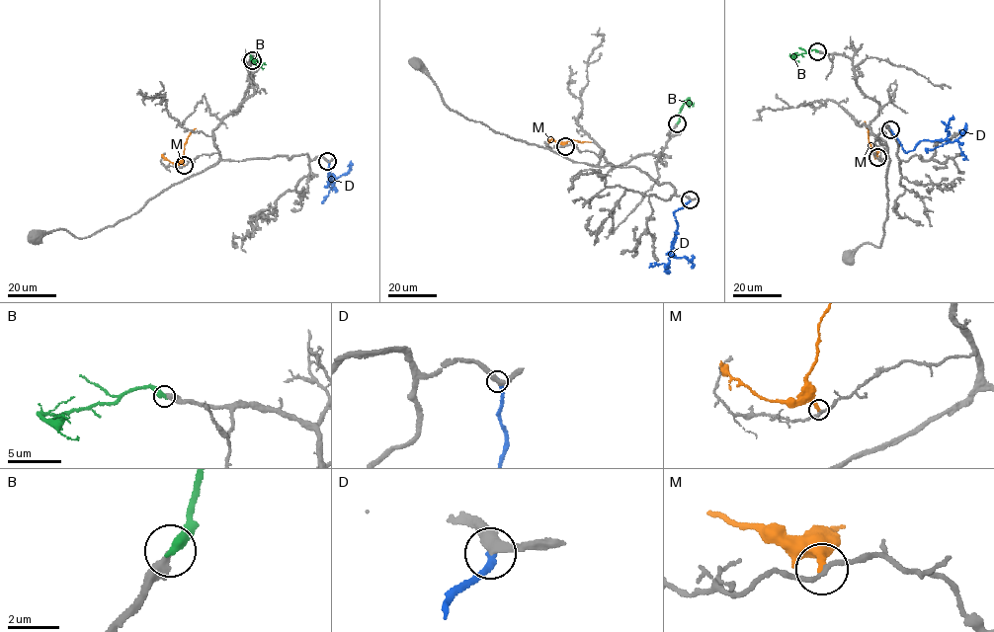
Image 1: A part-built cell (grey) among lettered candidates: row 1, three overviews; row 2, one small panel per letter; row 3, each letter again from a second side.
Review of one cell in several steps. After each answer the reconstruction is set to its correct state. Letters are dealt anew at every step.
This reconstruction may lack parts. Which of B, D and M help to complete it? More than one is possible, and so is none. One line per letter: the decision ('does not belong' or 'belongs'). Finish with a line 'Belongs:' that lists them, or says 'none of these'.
B: does not belong
D: does not belong
M: does not belong
Belongs: none of these

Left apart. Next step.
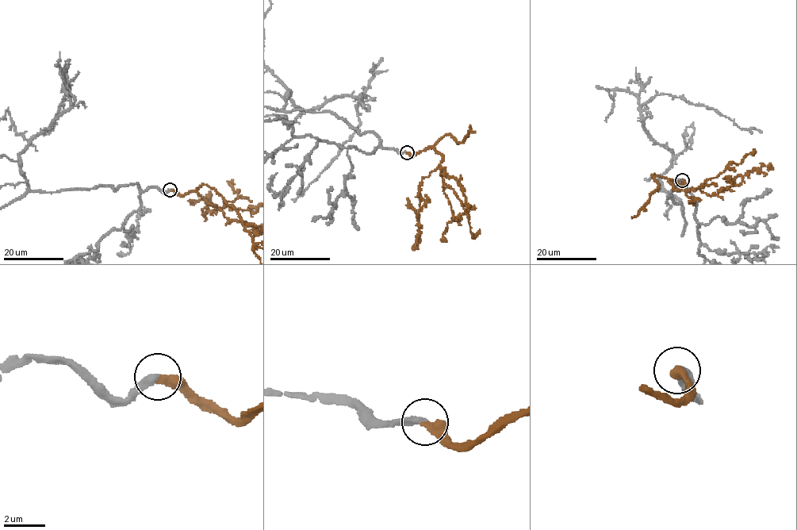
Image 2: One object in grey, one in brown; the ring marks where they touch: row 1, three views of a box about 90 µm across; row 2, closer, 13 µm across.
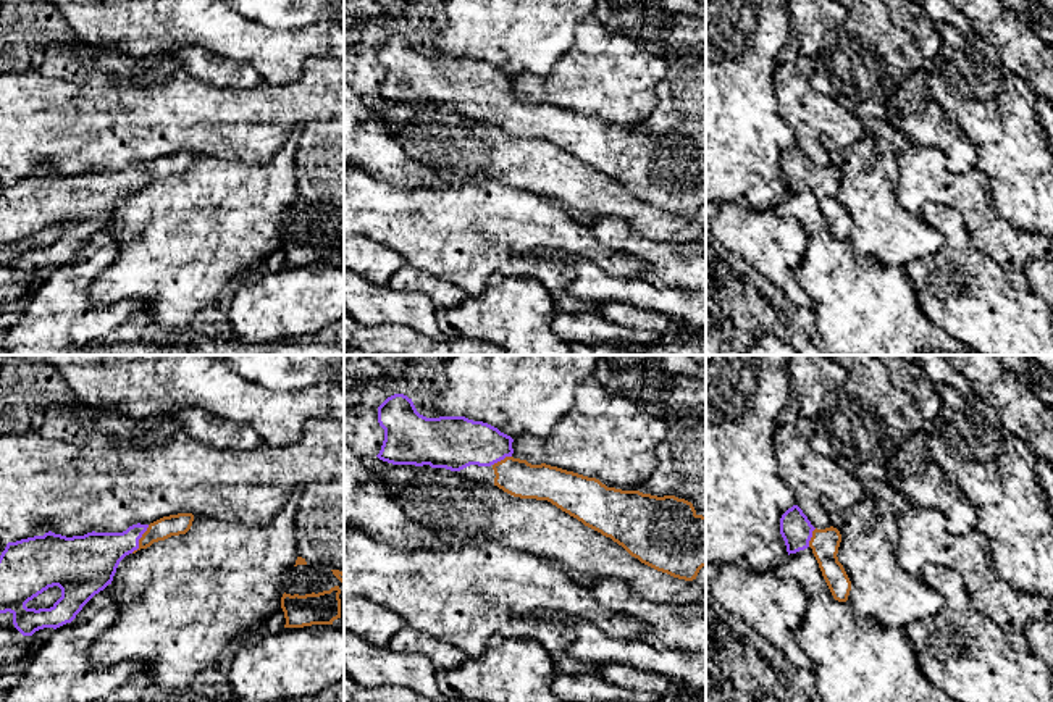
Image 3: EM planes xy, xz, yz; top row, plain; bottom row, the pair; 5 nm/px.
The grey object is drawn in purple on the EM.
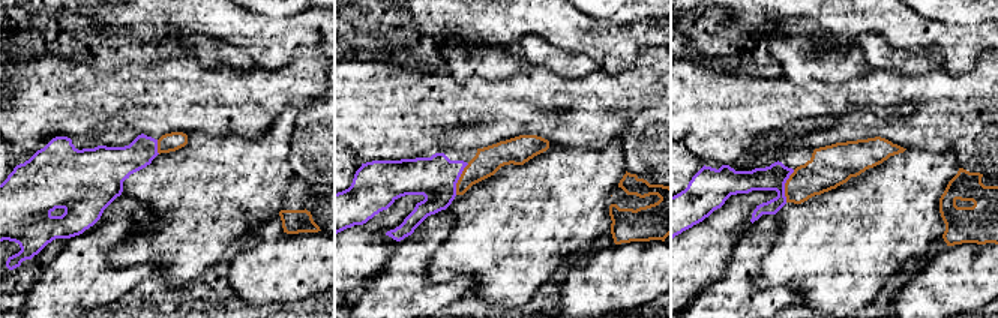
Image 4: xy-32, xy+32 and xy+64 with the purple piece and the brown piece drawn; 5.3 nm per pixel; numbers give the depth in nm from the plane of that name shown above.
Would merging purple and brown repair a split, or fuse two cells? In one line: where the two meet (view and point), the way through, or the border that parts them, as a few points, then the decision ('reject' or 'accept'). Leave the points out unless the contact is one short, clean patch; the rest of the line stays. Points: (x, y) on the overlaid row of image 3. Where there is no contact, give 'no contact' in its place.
meets purple in xy at (139, 538); runs through xy (94, 557), (110, 547), (139, 538), (173, 525); accept

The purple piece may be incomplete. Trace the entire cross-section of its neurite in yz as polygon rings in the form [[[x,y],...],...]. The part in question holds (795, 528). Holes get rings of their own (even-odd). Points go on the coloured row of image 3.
[[[793,505],[780,518],[780,534],[785,541],[788,555],[808,547],[812,549],[833,599],[846,602],[851,581],[837,557],[841,542],[840,531],[833,526],[825,529],[814,528],[803,510]]]

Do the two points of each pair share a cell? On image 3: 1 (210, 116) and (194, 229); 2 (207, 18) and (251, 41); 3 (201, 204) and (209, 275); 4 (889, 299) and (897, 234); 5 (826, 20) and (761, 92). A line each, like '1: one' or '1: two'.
1: two
2: one
3: one
4: two
5: two

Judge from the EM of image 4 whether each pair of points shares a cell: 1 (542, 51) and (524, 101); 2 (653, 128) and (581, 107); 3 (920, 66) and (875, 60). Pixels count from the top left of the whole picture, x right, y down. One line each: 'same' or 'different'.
1: different
2: same
3: same

